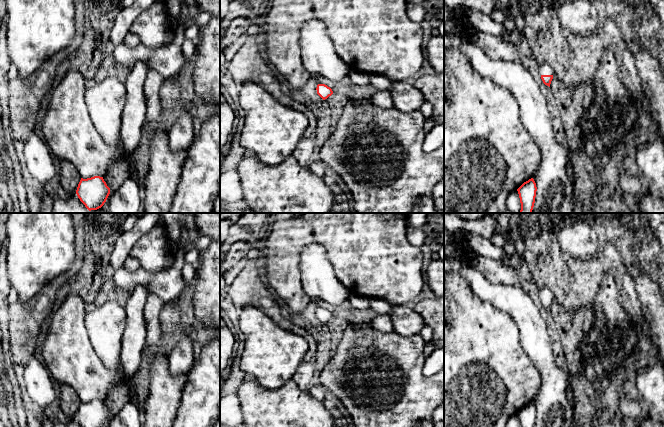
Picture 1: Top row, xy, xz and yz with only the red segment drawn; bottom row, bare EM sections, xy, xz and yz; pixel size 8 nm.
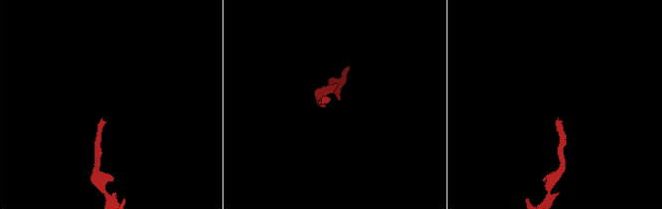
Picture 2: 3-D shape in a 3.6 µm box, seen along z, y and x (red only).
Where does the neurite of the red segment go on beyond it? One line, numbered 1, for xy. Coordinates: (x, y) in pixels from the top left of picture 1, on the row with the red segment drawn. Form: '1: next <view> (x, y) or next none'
1: next none

